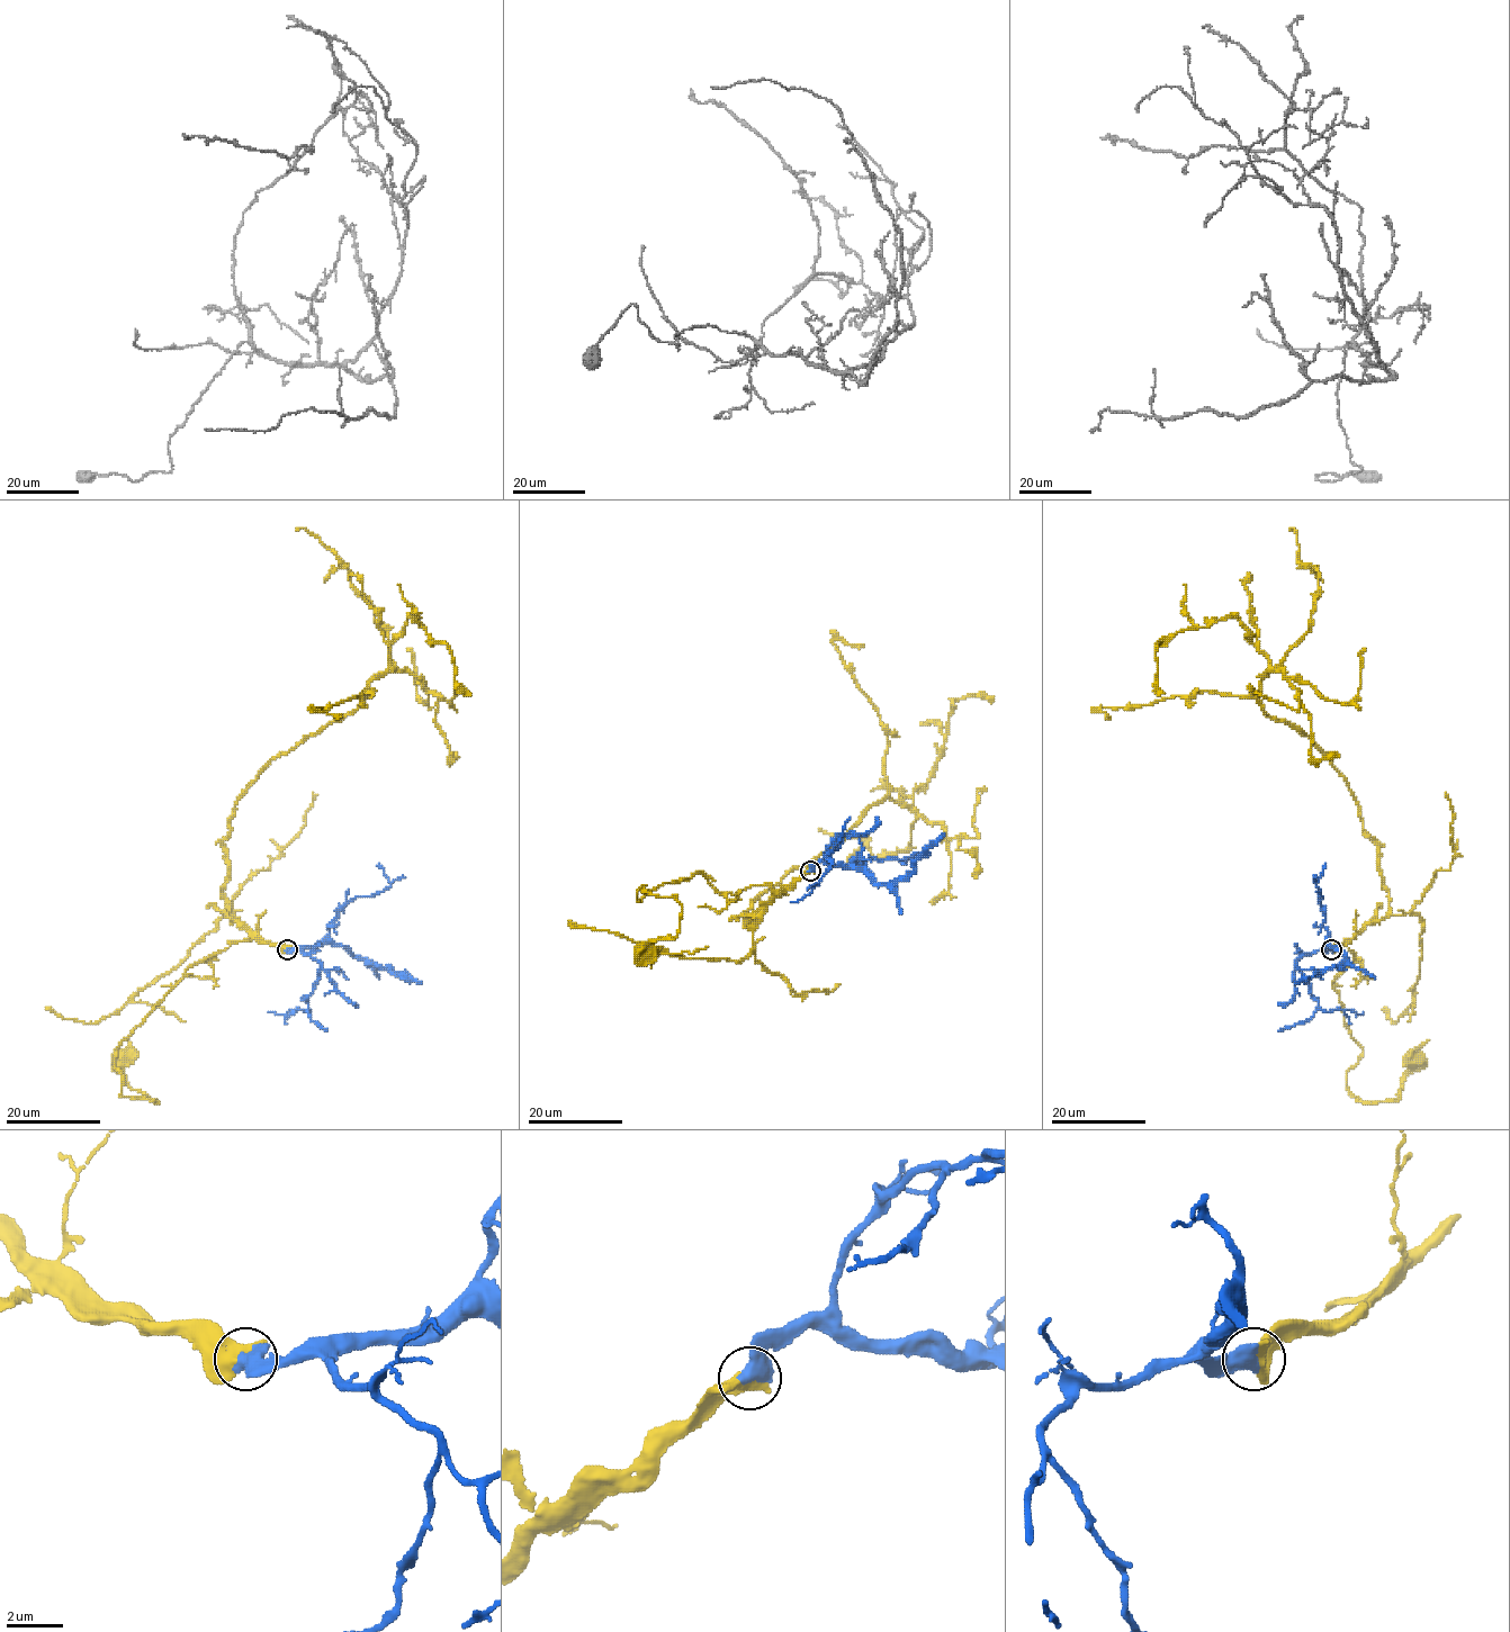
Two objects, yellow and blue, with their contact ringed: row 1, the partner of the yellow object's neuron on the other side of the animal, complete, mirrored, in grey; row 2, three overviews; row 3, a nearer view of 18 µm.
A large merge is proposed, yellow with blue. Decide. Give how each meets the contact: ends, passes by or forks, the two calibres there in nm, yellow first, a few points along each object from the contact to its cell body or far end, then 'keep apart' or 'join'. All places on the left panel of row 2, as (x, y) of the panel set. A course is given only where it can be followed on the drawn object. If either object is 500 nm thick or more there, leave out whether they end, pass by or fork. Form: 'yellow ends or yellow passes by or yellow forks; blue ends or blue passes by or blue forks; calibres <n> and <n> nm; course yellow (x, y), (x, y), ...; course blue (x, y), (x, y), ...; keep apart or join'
calibres 550 and 650 nm; course yellow (287, 949), (252, 938), (233, 941), (190, 965), (116, 1049), (122, 1094), (159, 1102), (128, 1084), (120, 1058); course blue (287, 949), (300, 949), (320, 962), (320, 974), (307, 999), (308, 1011), (268, 1012); join

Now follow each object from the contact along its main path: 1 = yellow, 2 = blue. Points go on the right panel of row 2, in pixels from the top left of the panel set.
1: (1331, 949), (1353, 938), (1355, 962), (1332, 988), (1364, 1054), (1350, 1094), (1399, 1099), (1413, 1058)
2: (1331, 949), (1304, 954), (1296, 966), (1318, 1006), (1326, 1011), (1347, 1009), (1359, 1015), (1363, 1012)

